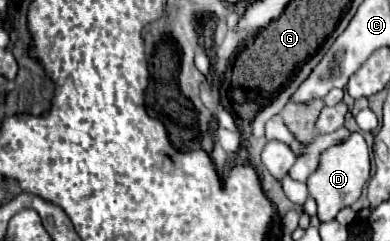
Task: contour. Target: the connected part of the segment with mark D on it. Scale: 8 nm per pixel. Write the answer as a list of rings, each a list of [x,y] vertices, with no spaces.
[[[352,133],[348,139],[328,147],[320,155],[318,169],[306,181],[310,195],[318,203],[320,221],[330,221],[336,217],[336,213],[342,207],[352,205],[360,197],[364,183],[368,181],[368,175],[370,175],[370,155],[368,155],[368,145],[360,133]]]

